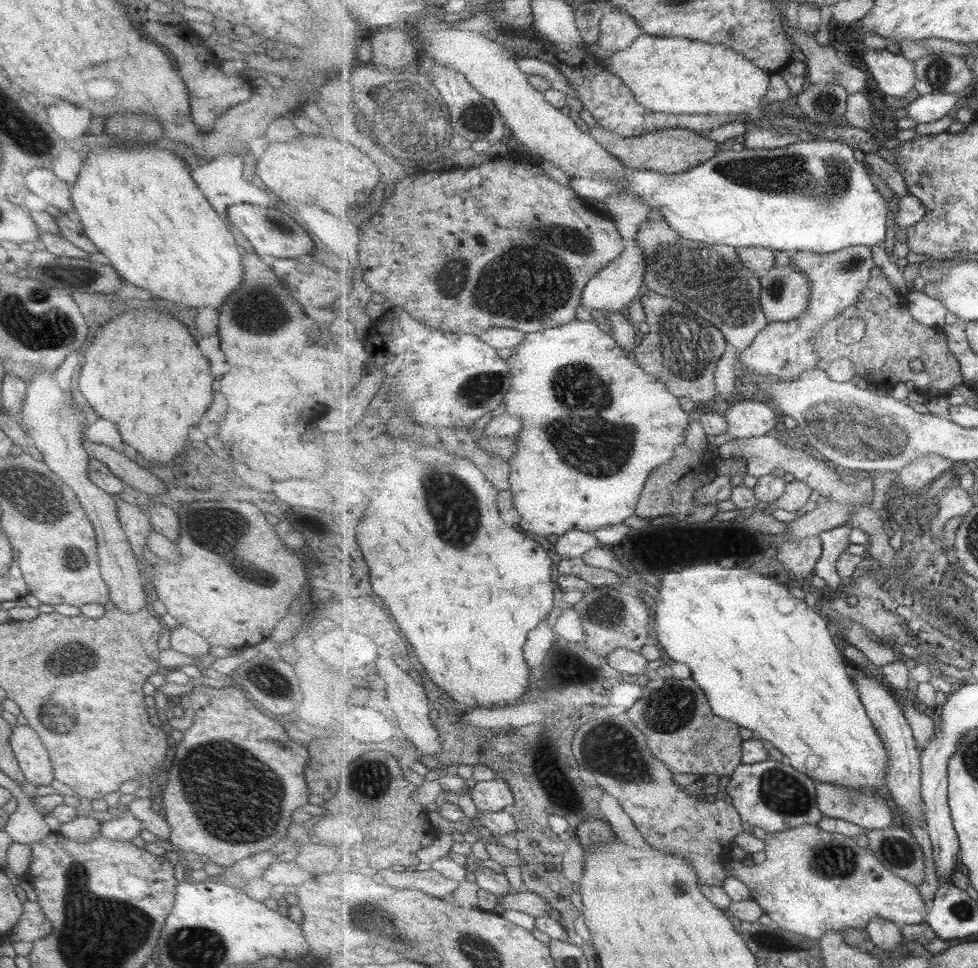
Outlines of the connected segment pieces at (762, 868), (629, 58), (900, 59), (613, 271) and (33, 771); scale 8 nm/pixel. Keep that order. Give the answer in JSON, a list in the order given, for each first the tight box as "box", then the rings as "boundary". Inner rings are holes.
[{"box":[730,824,929,940],"boundary":[[[803,824],[783,832],[767,834],[766,861],[760,865],[748,861],[730,862],[730,876],[745,882],[753,898],[781,928],[811,940],[821,940],[825,933],[846,928],[868,928],[873,917],[883,917],[899,925],[921,924],[929,910],[919,888],[891,871],[868,847],[857,846],[857,840],[845,834],[829,832],[819,825]]]},{"box":[605,33,771,116],"boundary":[[[643,33],[627,50],[622,50],[605,60],[607,69],[619,76],[634,91],[635,99],[643,107],[657,114],[679,115],[747,115],[754,116],[757,107],[766,103],[771,88],[771,73],[755,66],[730,46],[713,46],[685,37],[655,37]]]},{"box":[863,47,917,97],"boundary":[[[864,47],[863,60],[881,92],[888,97],[907,97],[917,85],[915,63],[903,54]]]},{"box":[582,242,646,316],"boundary":[[[635,242],[629,243],[625,252],[616,258],[607,268],[598,272],[588,283],[582,296],[582,306],[586,310],[601,310],[605,316],[611,312],[626,311],[644,291],[646,278],[646,258],[642,247]]]},{"box":[9,725,53,786],"boundary":[[[29,725],[11,726],[9,744],[26,782],[35,786],[48,785],[53,780],[52,762],[39,736]]]}]

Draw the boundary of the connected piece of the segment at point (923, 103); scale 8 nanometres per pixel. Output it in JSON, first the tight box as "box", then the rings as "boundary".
{"box":[907,94,962,124],"boundary":[[[953,94],[920,95],[914,98],[907,106],[910,119],[918,124],[927,124],[941,120],[949,114],[949,110],[957,109],[957,100],[962,96]]]}

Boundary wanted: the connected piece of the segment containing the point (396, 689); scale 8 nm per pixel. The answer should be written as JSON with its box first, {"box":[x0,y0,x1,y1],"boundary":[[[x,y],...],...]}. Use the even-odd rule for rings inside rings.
{"box":[379,656,442,754],"boundary":[[[389,656],[379,660],[379,672],[381,672],[381,676],[385,678],[385,682],[389,686],[389,698],[391,698],[393,710],[399,716],[403,732],[417,744],[417,748],[421,752],[425,752],[425,754],[437,754],[442,749],[442,744],[439,738],[439,731],[431,720],[431,702],[427,698],[425,688],[411,674],[401,670]]]}

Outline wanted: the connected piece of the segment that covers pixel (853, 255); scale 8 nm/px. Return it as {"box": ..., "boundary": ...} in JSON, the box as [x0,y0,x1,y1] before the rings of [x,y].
{"box":[740,246,876,382],"boundary":[[[852,246],[839,252],[826,252],[817,254],[816,252],[798,251],[791,255],[791,263],[796,270],[802,270],[807,278],[810,278],[810,305],[794,323],[771,322],[765,330],[762,330],[755,339],[755,342],[740,355],[740,364],[745,365],[752,374],[756,376],[774,376],[776,380],[783,382],[797,382],[804,372],[815,370],[822,367],[825,363],[815,354],[814,338],[818,332],[832,320],[835,320],[841,313],[845,312],[850,306],[858,303],[859,297],[868,287],[872,277],[872,270],[876,267],[868,246]]]}

